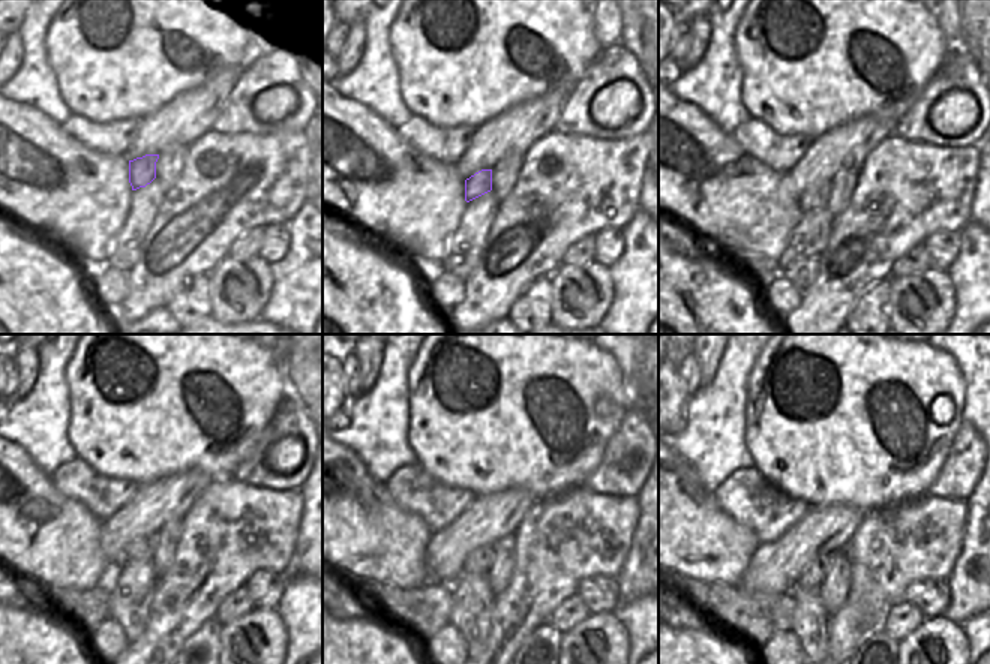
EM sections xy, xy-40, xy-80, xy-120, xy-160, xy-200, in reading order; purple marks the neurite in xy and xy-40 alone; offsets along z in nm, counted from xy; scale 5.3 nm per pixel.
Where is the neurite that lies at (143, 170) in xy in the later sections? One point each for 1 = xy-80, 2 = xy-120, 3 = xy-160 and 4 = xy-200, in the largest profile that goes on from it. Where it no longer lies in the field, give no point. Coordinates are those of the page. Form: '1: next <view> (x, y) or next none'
1: next xy-80 (816, 197)
2: next xy-120 (144, 549)
3: next xy-160 (480, 561)
4: next xy-200 (815, 571)

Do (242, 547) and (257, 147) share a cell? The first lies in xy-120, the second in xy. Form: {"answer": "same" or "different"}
{"answer": "same"}

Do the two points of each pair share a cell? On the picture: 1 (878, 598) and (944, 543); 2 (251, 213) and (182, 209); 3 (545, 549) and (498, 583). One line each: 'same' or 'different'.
1: different
2: same
3: different

